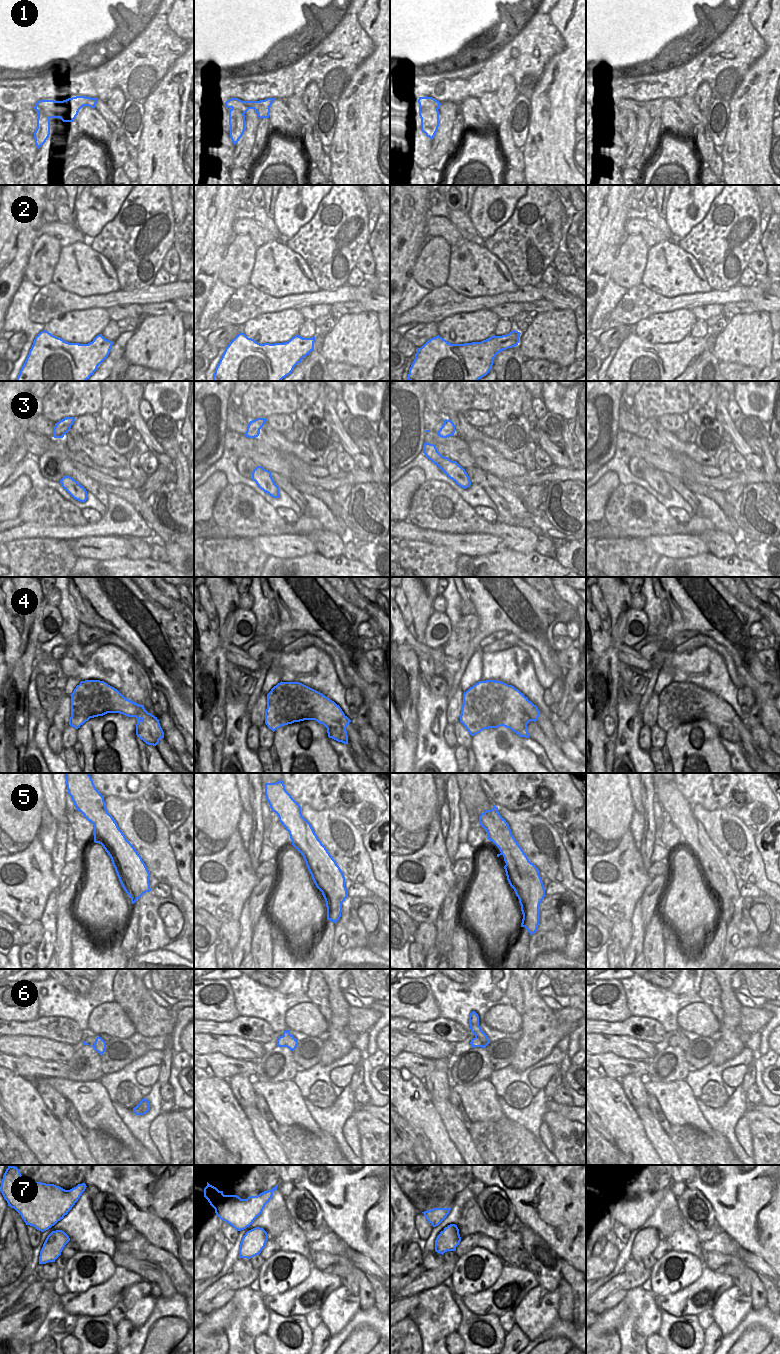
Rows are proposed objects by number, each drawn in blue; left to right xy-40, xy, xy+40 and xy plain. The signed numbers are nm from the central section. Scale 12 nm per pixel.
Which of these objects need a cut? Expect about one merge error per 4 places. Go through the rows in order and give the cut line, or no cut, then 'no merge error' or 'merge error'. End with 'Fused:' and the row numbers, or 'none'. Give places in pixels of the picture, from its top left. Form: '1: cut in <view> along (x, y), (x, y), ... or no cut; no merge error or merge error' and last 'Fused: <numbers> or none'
1: cut in xy+40 along (419, 103), (421, 105), (434, 105), (438, 108); merge error
2: no cut; no merge error
3: no cut; no merge error
4: no cut; no merge error
5: no cut; no merge error
6: cut in xy along (283, 1035), (286, 1037), (285, 1046); merge error
7: no cut; no merge error
Fused: 1, 6

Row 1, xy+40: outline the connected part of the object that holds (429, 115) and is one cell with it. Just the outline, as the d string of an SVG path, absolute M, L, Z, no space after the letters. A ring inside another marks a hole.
M419 104L419 116L421 118L421 131L427 137L433 139L439 127L439 111L436 106L421 106Z

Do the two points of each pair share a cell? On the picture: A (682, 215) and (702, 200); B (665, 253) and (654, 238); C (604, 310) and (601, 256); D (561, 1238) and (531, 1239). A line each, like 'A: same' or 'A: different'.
A: same
B: different
C: different
D: different

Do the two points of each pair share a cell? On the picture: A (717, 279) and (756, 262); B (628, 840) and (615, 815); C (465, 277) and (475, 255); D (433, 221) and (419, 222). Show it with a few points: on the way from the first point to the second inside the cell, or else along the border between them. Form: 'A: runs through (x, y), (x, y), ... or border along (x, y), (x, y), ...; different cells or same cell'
A: border along (758, 247), (750, 258), (748, 266); different cells
B: border along (628, 829), (619, 840); different cells
C: runs through (470, 272), (471, 264), (474, 260); same cell
D: border along (430, 215), (427, 220), (427, 234); different cells

